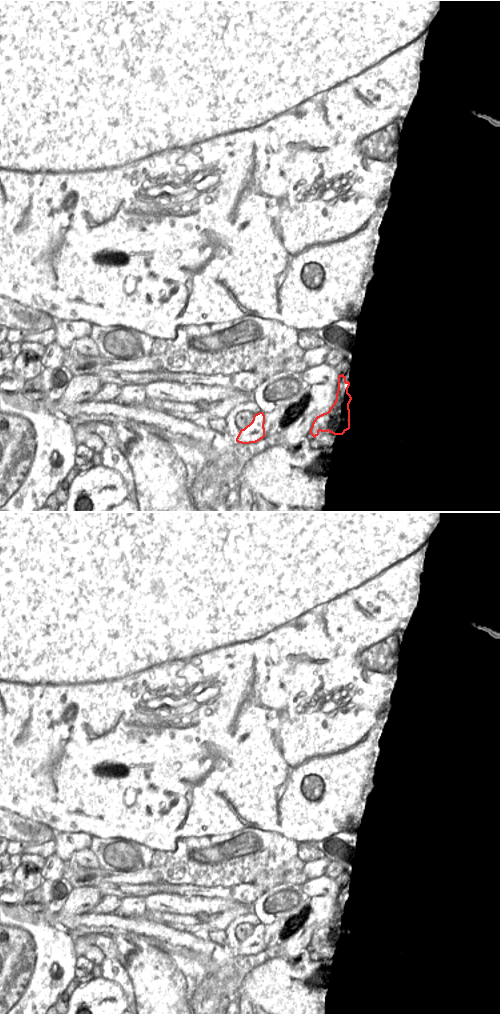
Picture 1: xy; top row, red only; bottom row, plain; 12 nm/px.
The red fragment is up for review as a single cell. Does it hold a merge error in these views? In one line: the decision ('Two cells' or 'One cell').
Two cells

